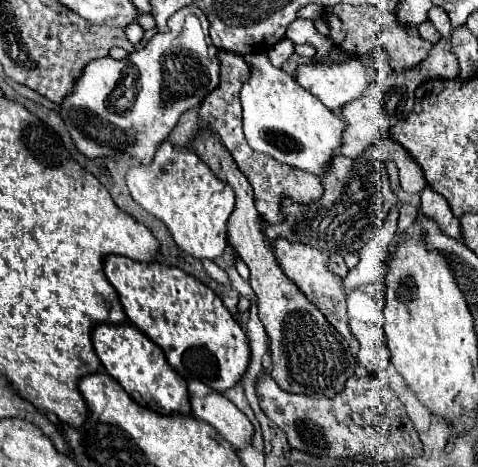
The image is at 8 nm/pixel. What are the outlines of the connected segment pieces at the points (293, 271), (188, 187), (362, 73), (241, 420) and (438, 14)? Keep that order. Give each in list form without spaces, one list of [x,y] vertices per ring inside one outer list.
[[[275,240],[273,242],[273,252],[275,258],[281,266],[281,270],[301,288],[301,292],[325,314],[325,318],[329,320],[329,324],[343,336],[343,338],[353,338],[351,330],[349,330],[349,318],[347,318],[347,304],[345,304],[345,294],[341,290],[341,278],[335,276],[329,268],[327,268],[327,256],[323,256],[319,250],[299,244],[299,242],[289,242],[289,240]]]
[[[161,142],[149,166],[133,164],[129,168],[127,186],[137,204],[167,224],[181,250],[209,260],[217,260],[223,254],[227,246],[227,218],[233,212],[235,194],[193,150]]]
[[[349,60],[345,64],[303,64],[297,68],[295,72],[295,80],[297,84],[301,84],[305,90],[309,90],[311,94],[315,94],[329,110],[339,110],[345,104],[353,102],[355,98],[359,98],[367,86],[379,76],[379,70],[367,70],[359,60]]]
[[[211,392],[203,398],[193,396],[191,398],[191,410],[193,410],[191,414],[195,418],[209,422],[237,450],[251,444],[251,438],[253,438],[253,432],[255,432],[253,424],[223,394]]]
[[[433,6],[433,8],[429,10],[429,20],[431,20],[433,26],[441,32],[443,38],[449,38],[449,36],[451,36],[451,20],[449,20],[449,16],[447,16],[445,10],[441,10],[439,6]]]

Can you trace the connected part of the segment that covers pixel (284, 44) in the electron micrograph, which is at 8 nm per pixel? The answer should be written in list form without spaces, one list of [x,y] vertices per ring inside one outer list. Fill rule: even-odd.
[[[283,38],[277,46],[273,46],[269,52],[267,52],[267,56],[269,56],[269,60],[271,60],[271,64],[273,66],[277,66],[277,68],[281,68],[281,64],[293,54],[293,42],[289,40],[289,38]]]

